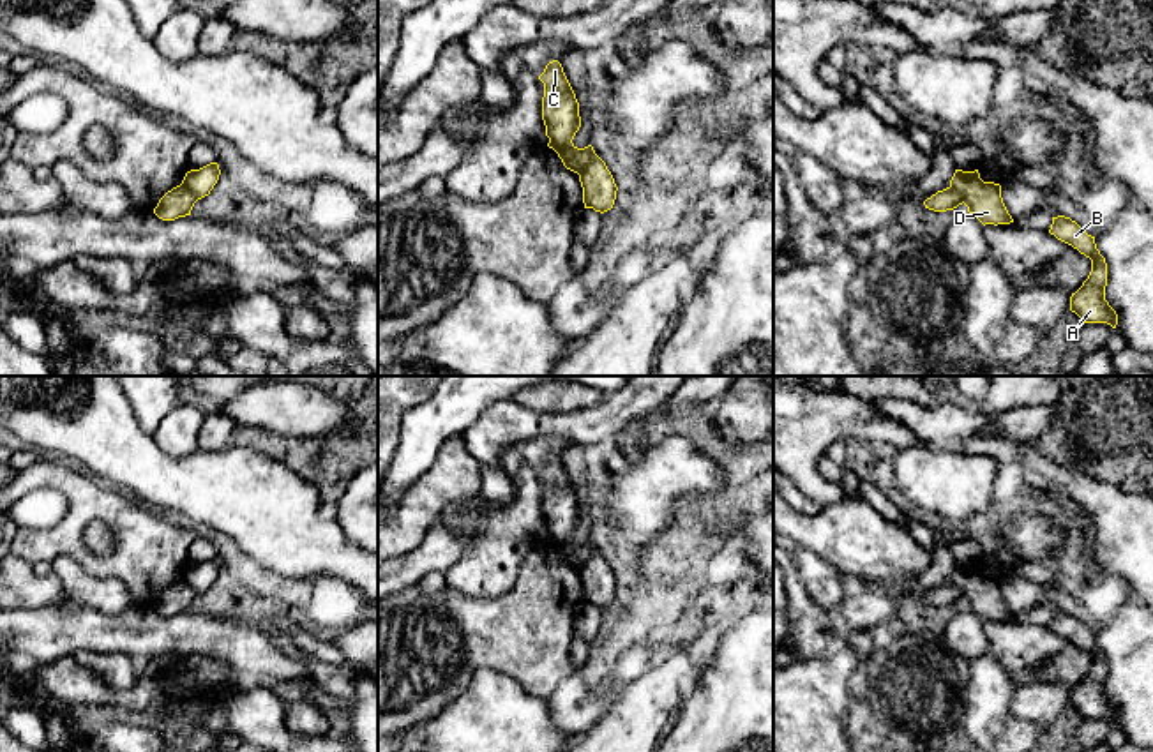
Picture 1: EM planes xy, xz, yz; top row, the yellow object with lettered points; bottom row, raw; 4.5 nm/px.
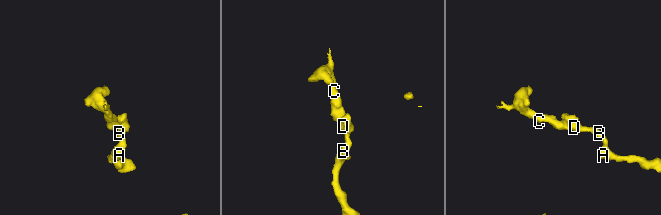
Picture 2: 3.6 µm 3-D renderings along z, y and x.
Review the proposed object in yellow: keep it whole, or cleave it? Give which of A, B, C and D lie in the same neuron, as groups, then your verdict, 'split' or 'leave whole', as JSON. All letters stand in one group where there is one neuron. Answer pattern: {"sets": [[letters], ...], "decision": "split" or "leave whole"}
{"sets": [["A", "B", "D"], ["C"]], "decision": "split"}

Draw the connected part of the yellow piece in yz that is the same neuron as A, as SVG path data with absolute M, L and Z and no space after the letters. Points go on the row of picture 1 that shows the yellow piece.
M1065 215L1052 217L1049 233L1091 259L1088 279L1070 297L1070 311L1082 323L1107 323L1116 328L1118 314L1105 300L1107 263L1096 249L1095 237L1088 235L1075 221Z

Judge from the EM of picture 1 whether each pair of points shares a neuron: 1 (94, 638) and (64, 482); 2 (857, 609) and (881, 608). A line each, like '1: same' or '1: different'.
1: different
2: same

